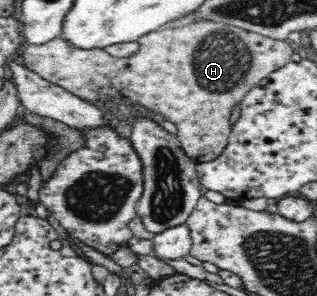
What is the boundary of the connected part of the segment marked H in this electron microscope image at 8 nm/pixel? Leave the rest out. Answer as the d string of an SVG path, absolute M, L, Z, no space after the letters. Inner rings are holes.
M202 18L178 26L161 28L138 39L138 50L126 59L116 59L105 49L84 50L70 46L66 38L58 36L41 46L28 45L22 53L24 66L41 78L63 87L66 91L89 99L124 99L128 105L144 105L146 109L166 115L176 125L175 136L184 153L196 163L216 159L227 147L231 134L230 111L236 103L256 87L269 73L290 62L296 49L290 41L277 41L262 34L250 33L238 26Z

